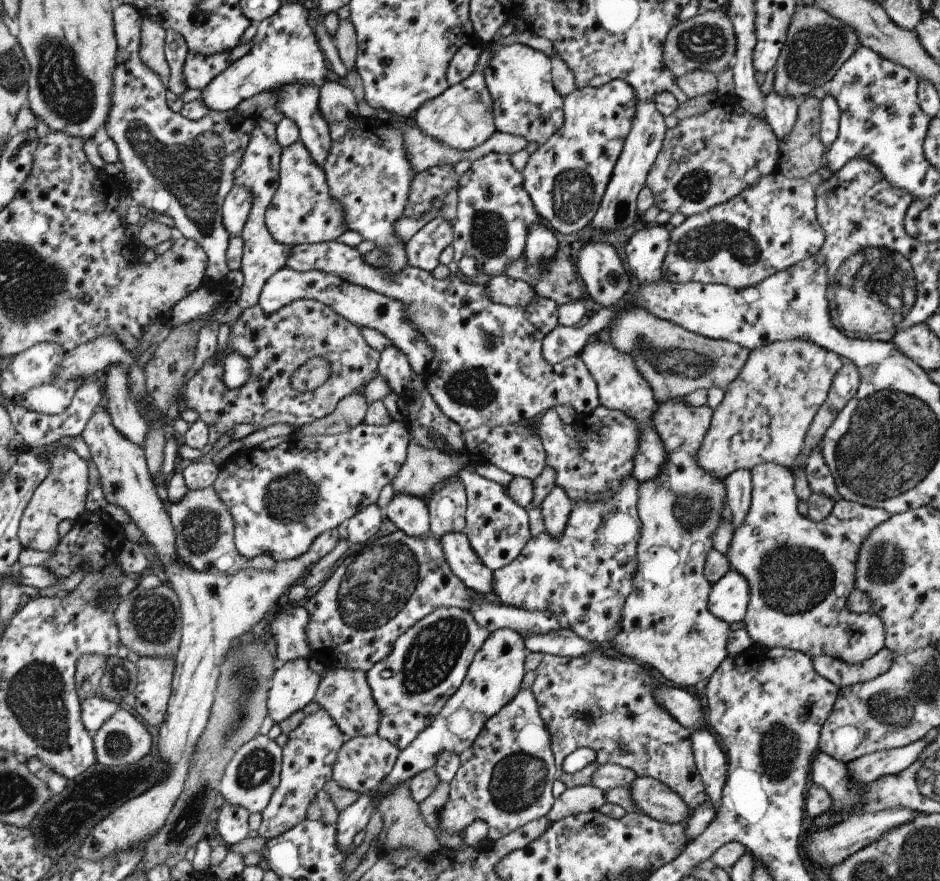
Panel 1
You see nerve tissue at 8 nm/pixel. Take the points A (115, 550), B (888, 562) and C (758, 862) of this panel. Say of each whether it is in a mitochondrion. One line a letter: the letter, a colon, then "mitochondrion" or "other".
A: other
B: mitochondrion
C: other

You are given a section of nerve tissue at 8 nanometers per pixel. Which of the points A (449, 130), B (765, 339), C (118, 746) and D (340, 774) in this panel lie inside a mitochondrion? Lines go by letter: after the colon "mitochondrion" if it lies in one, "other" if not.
A: mitochondrion
B: other
C: mitochondrion
D: other

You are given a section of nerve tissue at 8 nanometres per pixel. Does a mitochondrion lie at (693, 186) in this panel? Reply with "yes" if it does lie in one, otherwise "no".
yes

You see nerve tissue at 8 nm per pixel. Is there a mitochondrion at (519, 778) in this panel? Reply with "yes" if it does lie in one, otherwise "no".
yes

